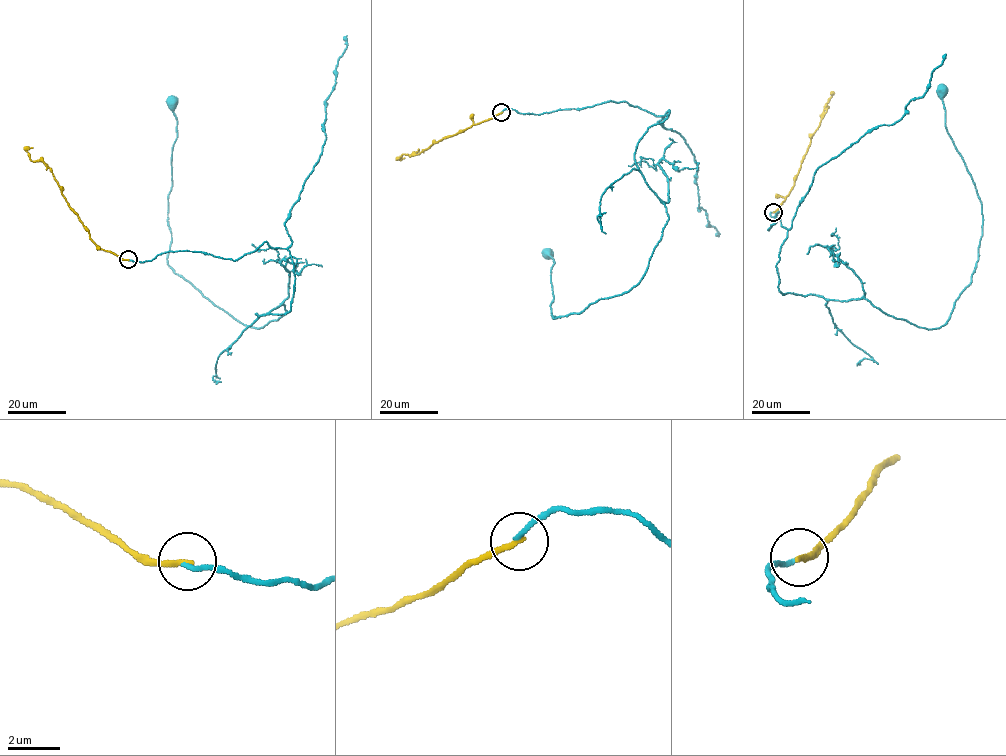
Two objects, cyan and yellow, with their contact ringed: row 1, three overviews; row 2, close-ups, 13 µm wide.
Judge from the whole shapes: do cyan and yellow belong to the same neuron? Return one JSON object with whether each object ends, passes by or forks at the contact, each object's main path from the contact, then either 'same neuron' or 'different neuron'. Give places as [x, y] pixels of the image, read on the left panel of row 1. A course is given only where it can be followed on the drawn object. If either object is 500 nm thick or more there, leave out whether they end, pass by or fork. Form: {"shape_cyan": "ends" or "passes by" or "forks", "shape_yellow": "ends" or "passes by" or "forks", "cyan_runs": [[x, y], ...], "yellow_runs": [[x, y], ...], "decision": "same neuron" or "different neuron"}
{"shape_cyan": "ends", "shape_yellow": "ends", "cyan_runs": [[128, 260], [187, 250], [236, 260], [266, 242], [289, 251], [291, 309], [242, 324], [168, 264], [172, 103]], "yellow_runs": [[128, 259], [101, 249], [90, 237], [51, 170], [42, 161], [30, 159], [26, 149], [33, 147]], "decision": "different neuron"}

